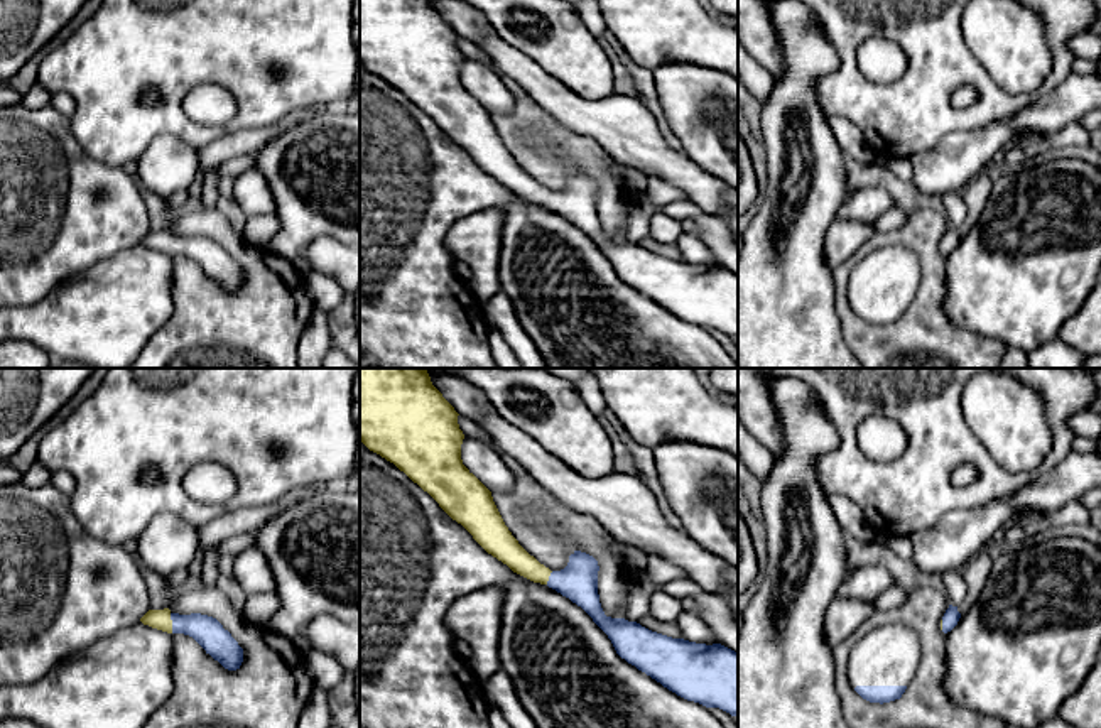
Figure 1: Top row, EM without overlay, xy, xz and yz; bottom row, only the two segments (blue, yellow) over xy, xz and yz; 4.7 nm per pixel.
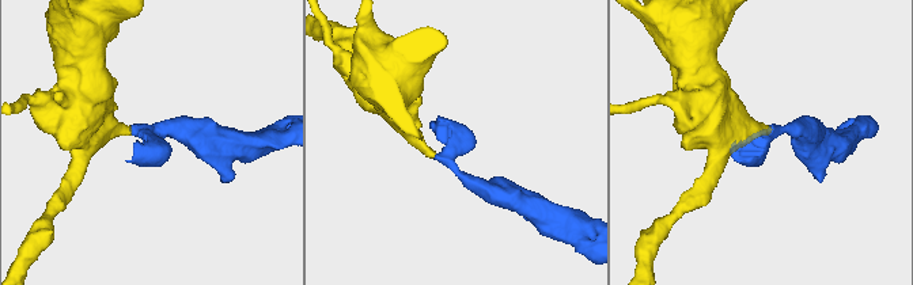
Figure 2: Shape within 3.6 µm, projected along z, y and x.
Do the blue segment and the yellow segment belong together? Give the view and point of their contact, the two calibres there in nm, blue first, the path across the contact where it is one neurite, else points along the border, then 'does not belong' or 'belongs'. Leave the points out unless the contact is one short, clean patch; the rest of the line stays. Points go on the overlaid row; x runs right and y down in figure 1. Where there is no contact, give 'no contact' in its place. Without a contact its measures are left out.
xy (173, 624) | 150/100 nm | across xy (208, 632), (196, 625), (173, 624), (157, 619) | belongs

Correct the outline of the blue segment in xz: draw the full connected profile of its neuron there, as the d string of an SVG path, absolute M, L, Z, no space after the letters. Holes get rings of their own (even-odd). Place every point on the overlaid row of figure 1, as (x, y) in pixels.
M360 368L360 441L393 463L427 492L439 507L493 557L513 573L547 584L581 606L608 635L616 654L677 696L706 708L719 708L738 716L738 652L721 644L696 644L672 638L625 618L606 617L598 595L598 561L581 551L569 556L561 571L550 571L530 556L505 525L491 492L463 465L464 439L458 412L432 385L426 368Z

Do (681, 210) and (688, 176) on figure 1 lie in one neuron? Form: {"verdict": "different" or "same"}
{"verdict": "different"}

